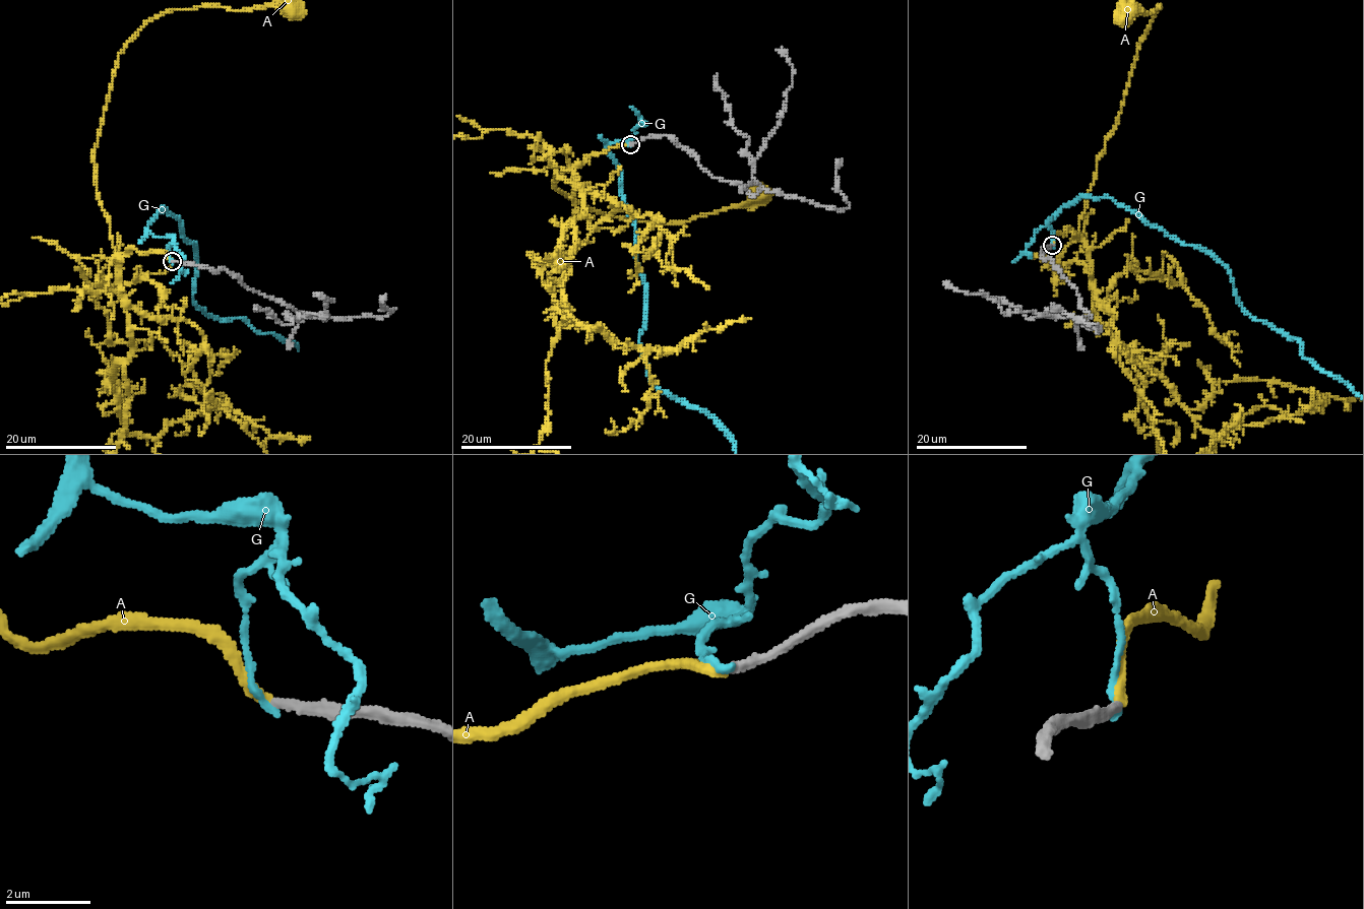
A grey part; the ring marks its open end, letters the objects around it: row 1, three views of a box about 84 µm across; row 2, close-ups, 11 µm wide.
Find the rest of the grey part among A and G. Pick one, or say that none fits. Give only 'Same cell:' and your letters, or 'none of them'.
Same cell: A

